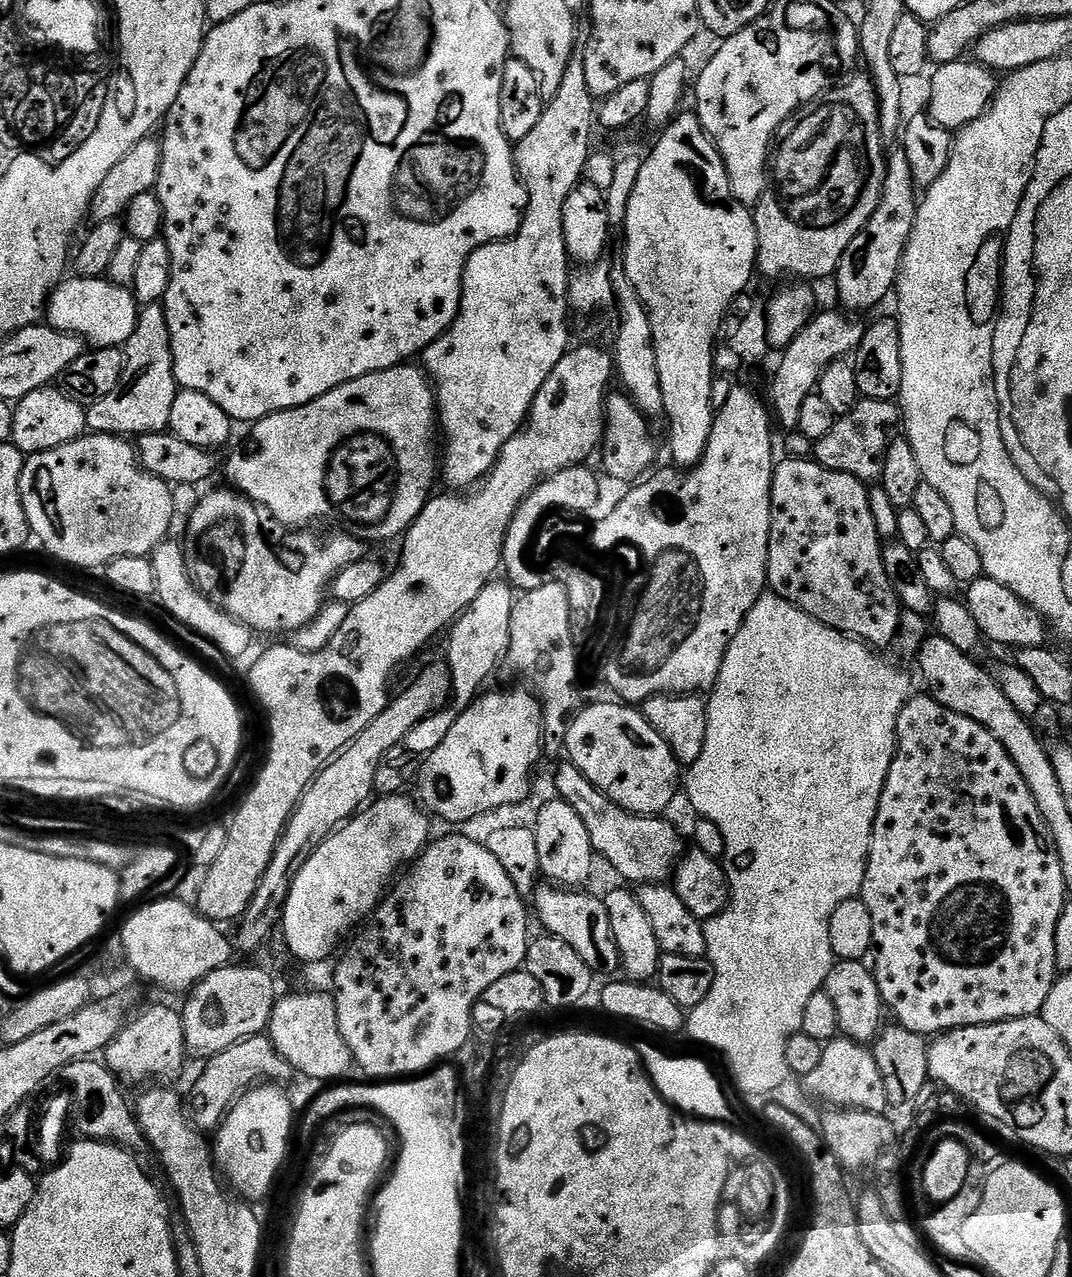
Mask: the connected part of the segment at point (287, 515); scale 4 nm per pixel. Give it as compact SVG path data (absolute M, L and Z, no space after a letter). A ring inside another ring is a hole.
M397 366L395 368L387 368L381 372L375 372L374 374L366 374L362 378L354 378L354 382L346 382L342 386L338 386L334 390L330 390L326 394L322 394L318 398L314 398L314 402L306 402L306 406L298 406L297 408L291 408L290 410L282 410L281 412L275 412L270 414L266 418L255 421L251 425L252 433L244 440L244 448L236 448L232 452L232 457L228 460L228 476L232 479L231 487L235 491L239 492L241 496L247 496L249 500L255 502L269 517L273 516L280 524L292 524L288 526L300 526L296 524L312 524L315 520L329 520L330 523L336 524L332 526L339 526L343 531L347 532L349 536L355 536L357 540L361 542L369 542L368 540L392 540L395 538L403 537L404 533L407 532L408 527L414 522L414 518L418 518L418 514L424 508L425 504L430 499L430 493L433 491L432 479L437 479L438 476L438 448L432 445L432 424L437 423L438 420L438 405L434 395L433 385L430 383L429 377L425 375L419 367L408 368L412 366Z

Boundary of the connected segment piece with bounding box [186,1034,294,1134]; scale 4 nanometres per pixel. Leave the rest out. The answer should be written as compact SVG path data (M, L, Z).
M267 1035L251 1036L249 1040L230 1046L230 1050L222 1050L222 1054L211 1057L207 1061L204 1073L196 1080L192 1088L192 1097L187 1097L186 1108L190 1113L193 1128L201 1134L215 1133L224 1122L232 1105L252 1088L265 1082L284 1082L288 1075L293 1075L291 1065L280 1056Z

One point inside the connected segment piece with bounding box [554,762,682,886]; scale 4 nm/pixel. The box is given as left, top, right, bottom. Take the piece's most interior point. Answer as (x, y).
(642, 849)

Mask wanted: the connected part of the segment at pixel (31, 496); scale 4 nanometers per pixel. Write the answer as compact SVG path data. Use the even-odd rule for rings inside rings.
M85 434L79 440L58 446L54 450L46 450L29 455L24 462L22 478L20 479L20 493L22 494L22 506L26 510L28 527L31 535L36 536L44 543L44 548L52 556L57 556L64 564L73 564L76 568L103 569L110 561L127 556L151 557L156 547L169 539L168 531L172 528L172 519L176 516L176 500L172 497L173 489L165 482L159 480L154 474L150 474L140 465L140 457L137 449L132 448L127 439L122 436L105 436L103 434Z

